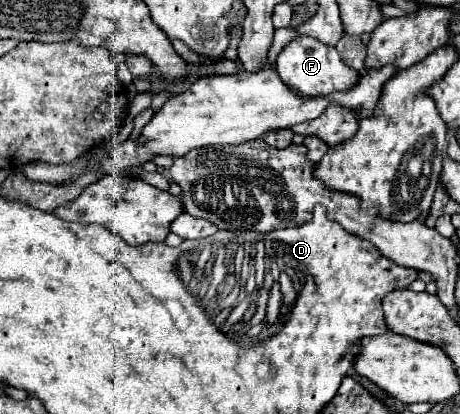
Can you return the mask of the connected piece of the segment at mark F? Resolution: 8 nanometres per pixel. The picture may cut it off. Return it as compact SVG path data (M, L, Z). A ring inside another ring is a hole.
M297 37L287 47L283 47L283 51L277 57L277 73L287 87L293 87L299 93L311 95L311 97L329 95L335 91L347 91L359 79L359 71L347 67L341 61L335 47L327 47L311 37Z

